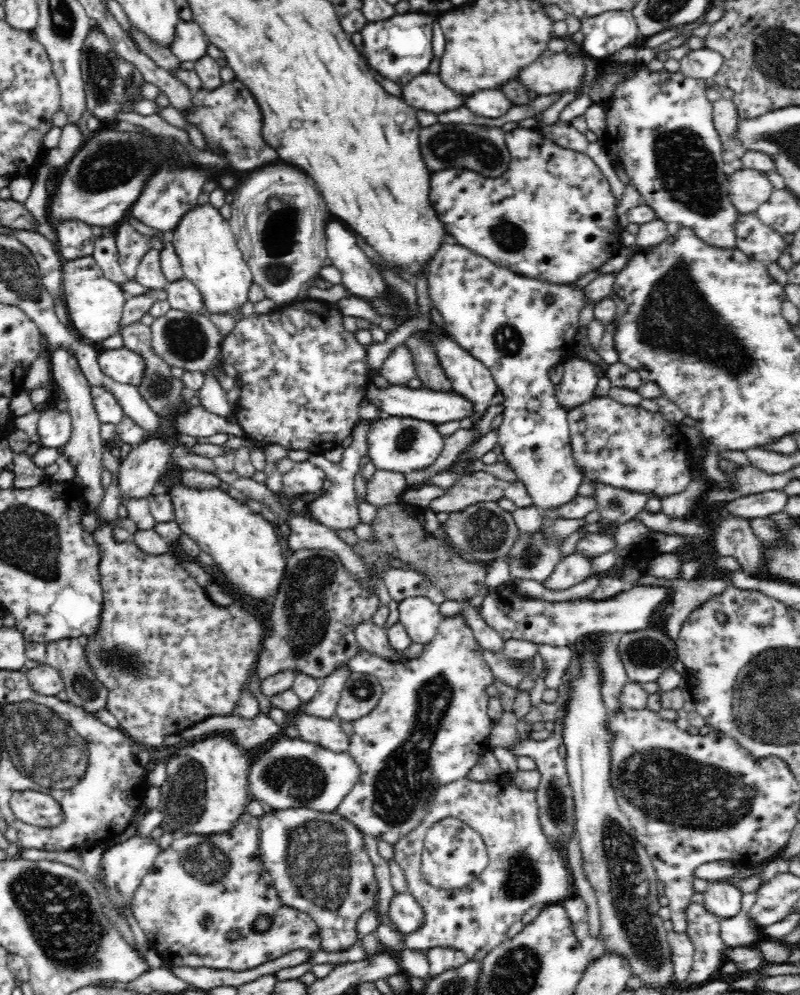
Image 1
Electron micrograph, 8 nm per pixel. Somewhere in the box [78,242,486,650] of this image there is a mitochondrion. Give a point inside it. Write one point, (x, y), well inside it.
(185, 338)

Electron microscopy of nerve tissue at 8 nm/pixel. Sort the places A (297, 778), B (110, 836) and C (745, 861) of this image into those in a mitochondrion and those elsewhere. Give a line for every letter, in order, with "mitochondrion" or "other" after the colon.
A: mitochondrion
B: other
C: other

